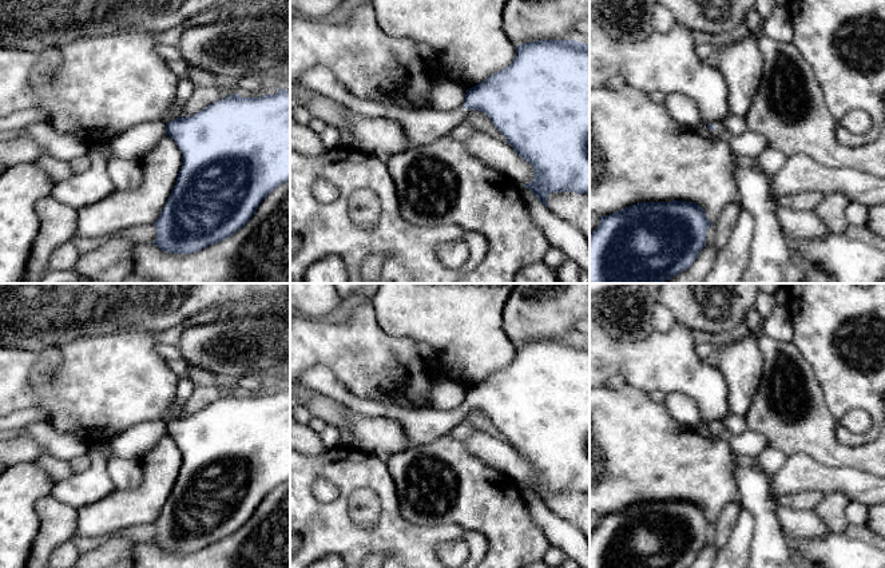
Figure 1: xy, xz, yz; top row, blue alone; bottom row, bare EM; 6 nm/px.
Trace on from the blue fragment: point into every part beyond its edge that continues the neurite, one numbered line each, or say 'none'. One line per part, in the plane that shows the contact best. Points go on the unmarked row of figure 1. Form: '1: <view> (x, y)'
1: xz (423, 427)

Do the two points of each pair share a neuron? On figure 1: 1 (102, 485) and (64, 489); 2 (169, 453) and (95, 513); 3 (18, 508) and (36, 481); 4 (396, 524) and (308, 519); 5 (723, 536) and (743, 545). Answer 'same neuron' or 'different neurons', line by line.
1: same neuron
2: same neuron
3: same neuron
4: same neuron
5: different neurons

